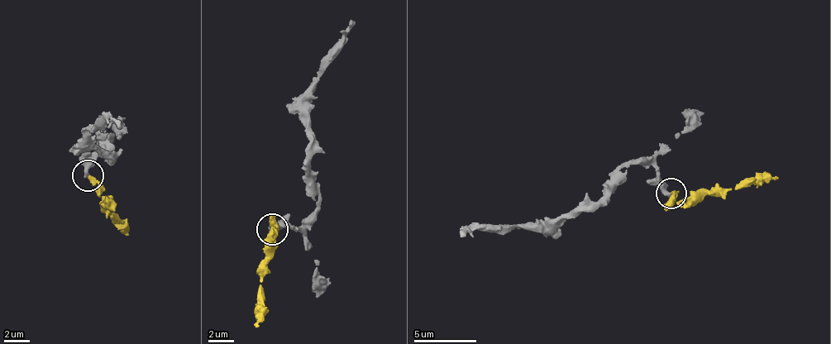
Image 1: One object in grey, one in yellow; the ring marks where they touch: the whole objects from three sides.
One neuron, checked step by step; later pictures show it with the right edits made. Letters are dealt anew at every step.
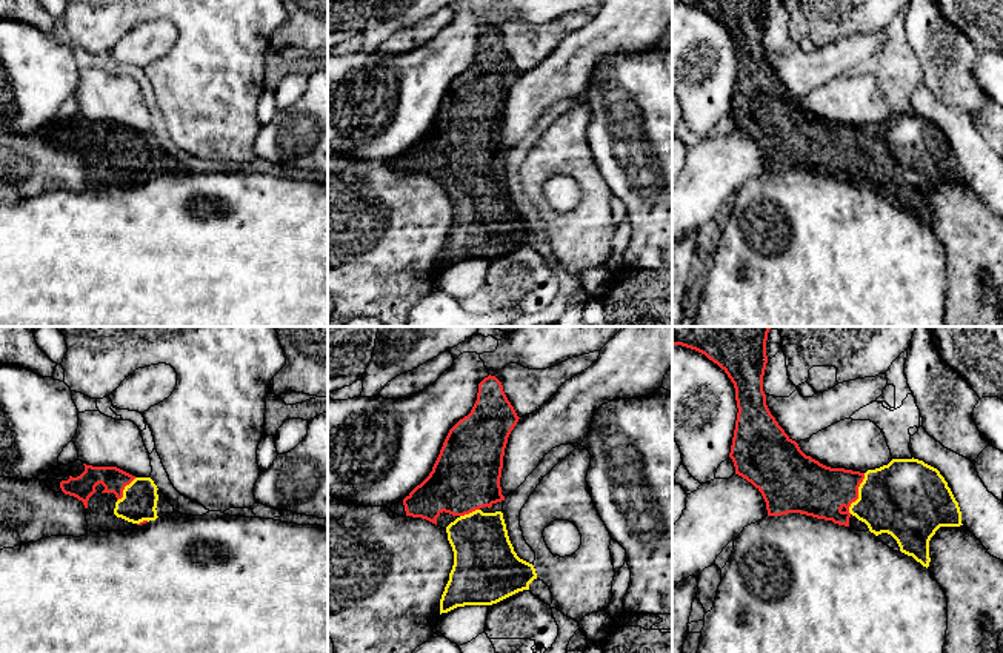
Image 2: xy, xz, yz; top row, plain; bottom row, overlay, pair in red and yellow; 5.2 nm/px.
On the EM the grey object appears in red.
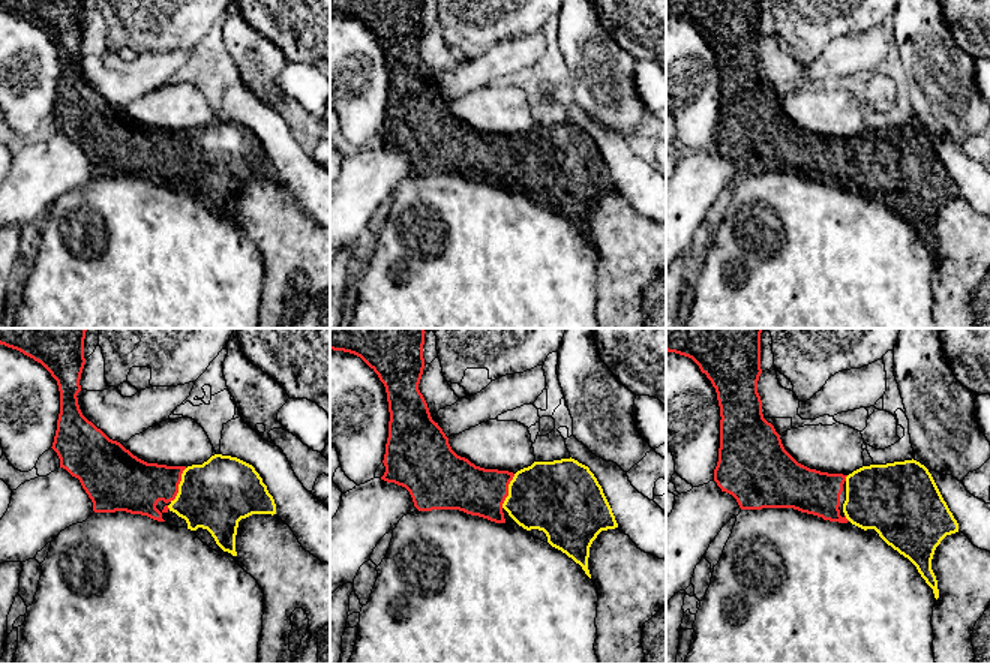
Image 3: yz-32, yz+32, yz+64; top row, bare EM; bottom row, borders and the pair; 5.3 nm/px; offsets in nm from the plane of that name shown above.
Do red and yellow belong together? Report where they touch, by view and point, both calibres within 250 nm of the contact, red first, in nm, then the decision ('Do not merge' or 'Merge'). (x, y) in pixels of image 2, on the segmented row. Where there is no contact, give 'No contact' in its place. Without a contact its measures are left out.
Touches red at yz (857, 493). Thickness 280 nm (red) against 400 nm. Merge

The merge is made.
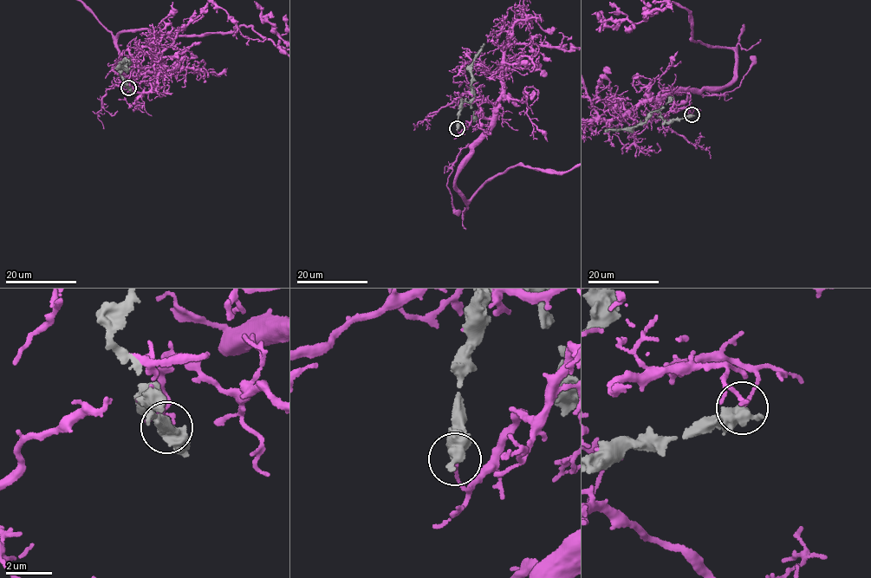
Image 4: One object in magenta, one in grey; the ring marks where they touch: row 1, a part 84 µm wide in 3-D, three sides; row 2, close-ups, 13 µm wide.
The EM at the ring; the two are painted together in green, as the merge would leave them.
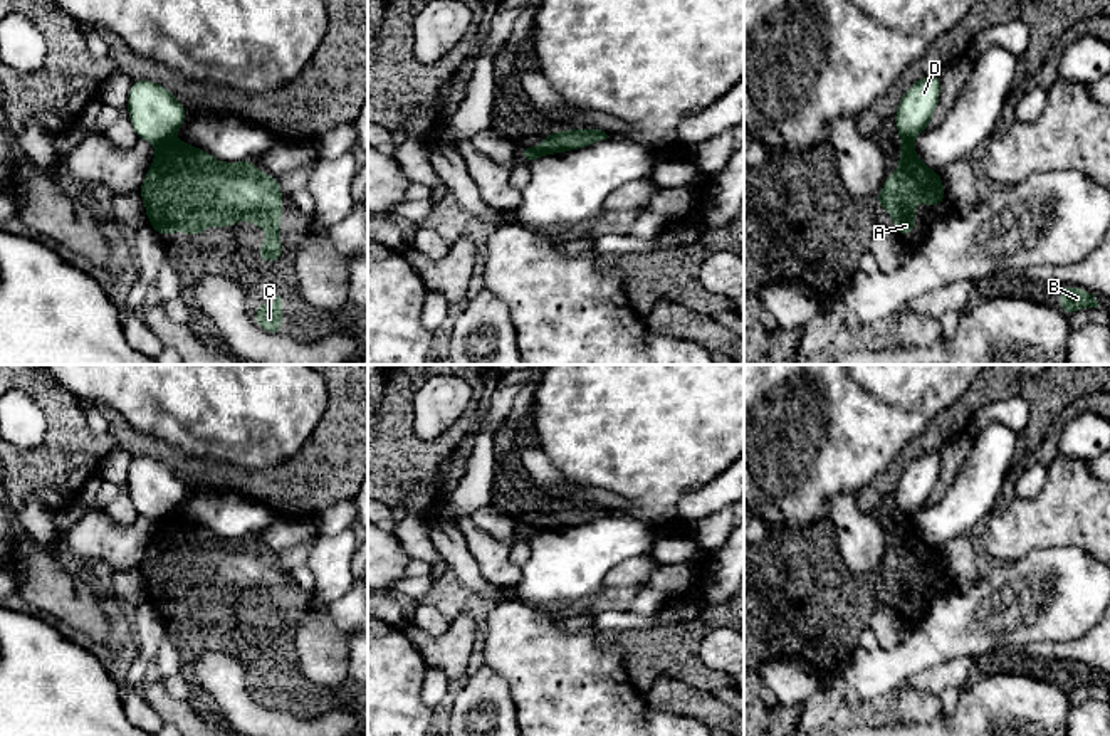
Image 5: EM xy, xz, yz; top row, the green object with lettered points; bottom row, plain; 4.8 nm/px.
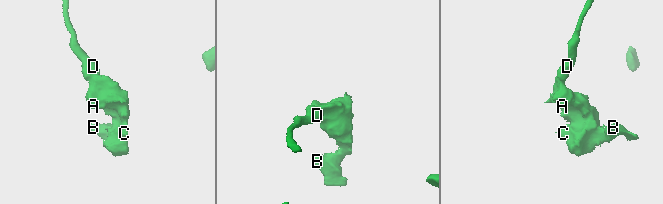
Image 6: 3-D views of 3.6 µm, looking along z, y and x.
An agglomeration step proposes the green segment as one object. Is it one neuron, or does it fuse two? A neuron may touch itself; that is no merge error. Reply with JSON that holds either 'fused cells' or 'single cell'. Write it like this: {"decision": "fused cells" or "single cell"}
{"decision": "fused cells"}

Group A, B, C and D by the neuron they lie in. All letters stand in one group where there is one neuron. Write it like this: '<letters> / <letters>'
A B C / D

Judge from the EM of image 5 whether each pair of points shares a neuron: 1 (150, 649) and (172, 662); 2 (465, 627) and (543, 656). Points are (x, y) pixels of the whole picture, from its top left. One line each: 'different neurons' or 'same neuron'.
1: different neurons
2: different neurons

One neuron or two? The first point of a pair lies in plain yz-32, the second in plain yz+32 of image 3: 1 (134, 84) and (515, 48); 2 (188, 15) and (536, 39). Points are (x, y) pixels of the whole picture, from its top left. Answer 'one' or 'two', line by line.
1: one
2: two

